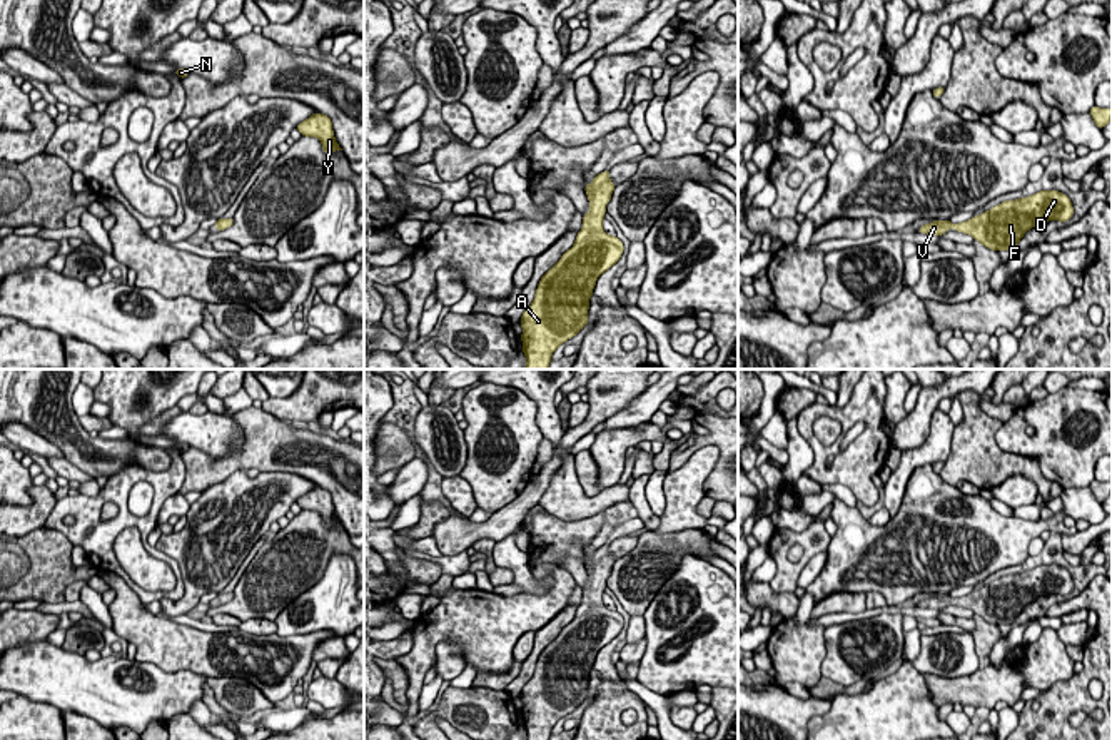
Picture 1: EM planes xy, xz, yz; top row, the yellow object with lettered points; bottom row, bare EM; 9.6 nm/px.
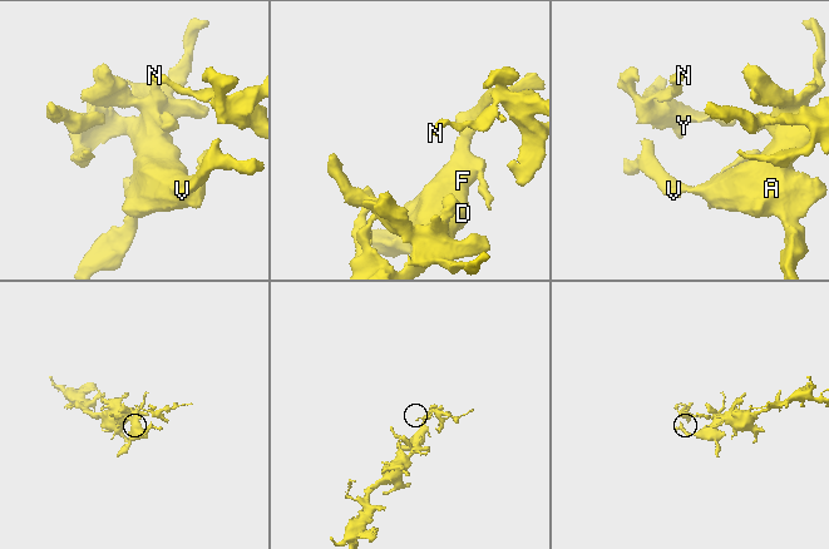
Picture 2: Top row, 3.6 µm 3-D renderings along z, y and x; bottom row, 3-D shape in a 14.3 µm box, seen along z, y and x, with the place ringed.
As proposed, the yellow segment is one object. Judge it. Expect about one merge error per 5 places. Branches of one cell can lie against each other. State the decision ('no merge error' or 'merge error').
no merge error

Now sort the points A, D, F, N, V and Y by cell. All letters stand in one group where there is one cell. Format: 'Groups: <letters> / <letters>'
Groups: A D F N V Y

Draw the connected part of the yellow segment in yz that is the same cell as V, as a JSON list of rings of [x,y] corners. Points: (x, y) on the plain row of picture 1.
[[[1040,565],[1034,570],[1005,575],[972,593],[952,598],[948,593],[918,601],[922,608],[943,610],[948,603],[972,610],[992,625],[1012,625],[1024,608],[1040,596],[1067,596],[1074,590],[1070,573],[1059,565]]]

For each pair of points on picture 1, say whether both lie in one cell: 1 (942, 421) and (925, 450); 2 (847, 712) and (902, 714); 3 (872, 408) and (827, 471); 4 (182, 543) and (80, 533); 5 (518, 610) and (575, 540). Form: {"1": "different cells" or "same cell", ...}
{"1": "same cell", "2": "same cell", "3": "same cell", "4": "different cells", "5": "same cell"}

